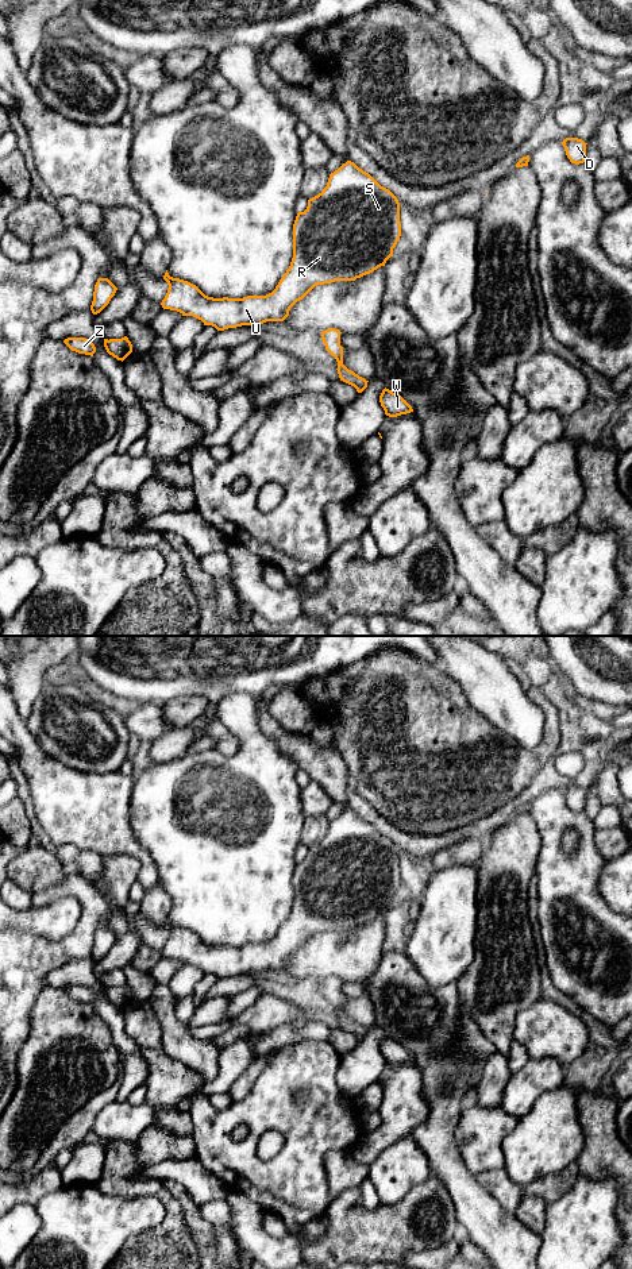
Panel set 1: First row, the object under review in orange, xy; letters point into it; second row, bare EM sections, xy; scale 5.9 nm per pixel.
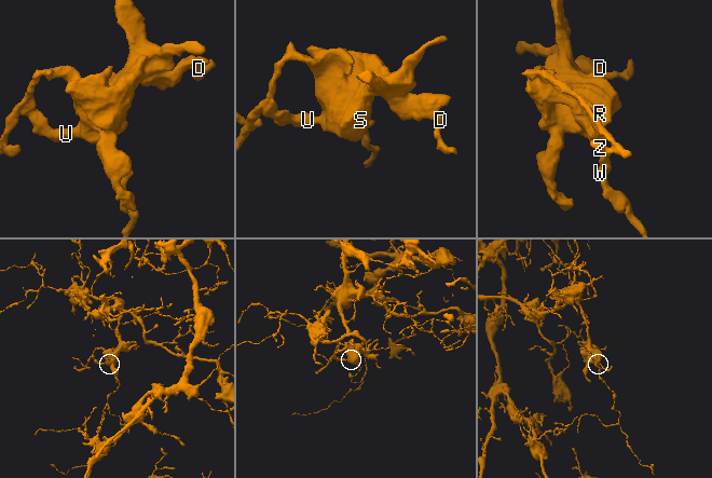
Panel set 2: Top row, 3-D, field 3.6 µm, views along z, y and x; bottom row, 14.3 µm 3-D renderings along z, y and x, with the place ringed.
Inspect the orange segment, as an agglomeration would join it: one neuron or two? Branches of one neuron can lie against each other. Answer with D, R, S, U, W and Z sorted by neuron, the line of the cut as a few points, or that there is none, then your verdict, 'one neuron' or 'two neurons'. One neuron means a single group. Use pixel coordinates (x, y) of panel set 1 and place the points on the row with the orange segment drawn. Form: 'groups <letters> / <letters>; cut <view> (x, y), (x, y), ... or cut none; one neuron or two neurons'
groups D R S U W Z; cut none; one neuron

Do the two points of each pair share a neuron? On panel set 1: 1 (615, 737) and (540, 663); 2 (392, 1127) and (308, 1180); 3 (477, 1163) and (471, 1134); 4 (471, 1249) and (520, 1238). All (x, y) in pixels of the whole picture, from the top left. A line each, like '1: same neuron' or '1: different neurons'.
1: same neuron
2: different neurons
3: same neuron
4: different neurons

